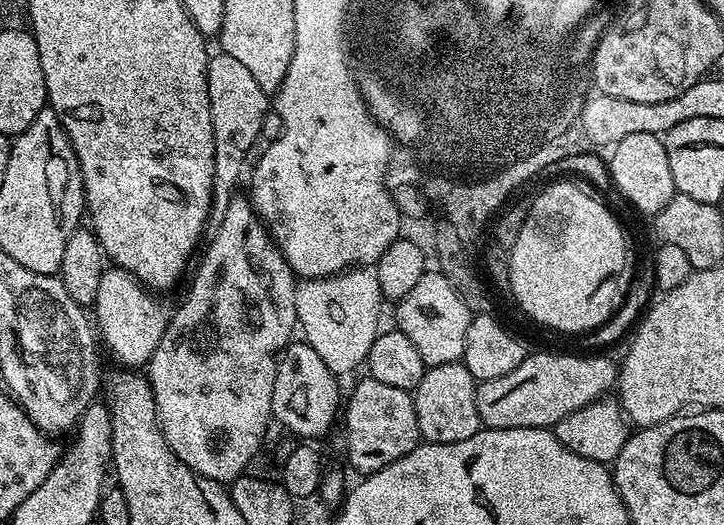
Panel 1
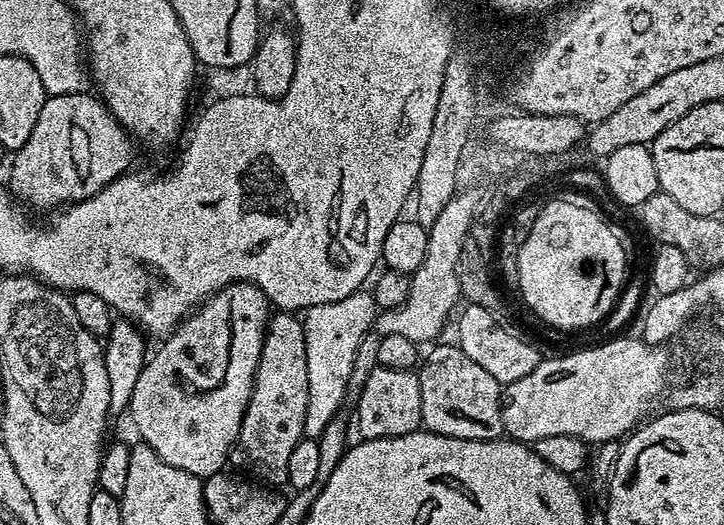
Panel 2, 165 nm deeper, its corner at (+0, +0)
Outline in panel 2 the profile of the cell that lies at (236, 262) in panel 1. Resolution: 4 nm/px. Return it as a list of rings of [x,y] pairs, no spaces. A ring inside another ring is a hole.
[[[243,282],[228,284],[222,290],[218,290],[213,296],[208,297],[196,311],[188,313],[169,336],[163,337],[161,344],[164,345],[153,356],[151,353],[145,359],[144,369],[142,374],[138,374],[138,382],[134,386],[134,394],[130,398],[126,412],[127,415],[132,415],[132,424],[136,427],[137,434],[140,435],[137,437],[143,443],[149,444],[154,450],[154,454],[158,454],[158,458],[162,458],[162,462],[170,462],[170,466],[178,466],[178,470],[186,470],[186,474],[194,474],[201,478],[212,476],[229,463],[232,449],[235,448],[236,439],[240,433],[242,418],[246,414],[246,406],[250,402],[250,394],[254,386],[254,374],[258,370],[258,362],[262,354],[264,332],[268,329],[268,321],[270,319],[268,308],[270,309],[269,298],[258,286]]]

